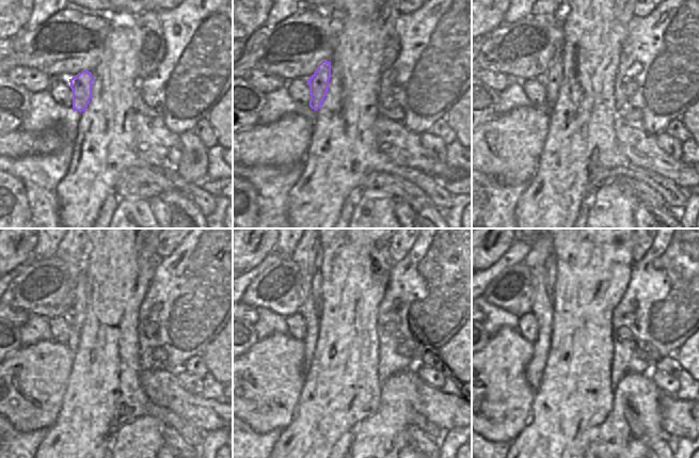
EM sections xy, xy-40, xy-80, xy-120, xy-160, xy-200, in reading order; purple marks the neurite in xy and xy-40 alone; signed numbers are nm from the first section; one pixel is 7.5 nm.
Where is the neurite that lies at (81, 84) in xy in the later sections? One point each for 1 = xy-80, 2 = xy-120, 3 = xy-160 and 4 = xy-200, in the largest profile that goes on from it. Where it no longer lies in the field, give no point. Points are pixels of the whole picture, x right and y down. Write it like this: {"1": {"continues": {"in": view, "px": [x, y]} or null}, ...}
{"1": {"continues": {"in": "xy-80", "px": [553, 78]}}, "2": {"continues": {"in": "xy-120", "px": [78, 305]}}, "3": {"continues": {"in": "xy-160", "px": [317, 280]}}, "4": {"continues": {"in": "xy-200", "px": [551, 265]}}}

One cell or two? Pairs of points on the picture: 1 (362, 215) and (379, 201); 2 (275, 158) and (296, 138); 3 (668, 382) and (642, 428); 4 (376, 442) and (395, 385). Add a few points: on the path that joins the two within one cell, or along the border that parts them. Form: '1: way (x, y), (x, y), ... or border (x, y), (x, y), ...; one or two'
1: way (366, 212), (369, 212), (376, 205); one
2: way (281, 153), (290, 143); one
3: border (649, 377), (662, 392); two
4: way (387, 428), (393, 419), (393, 399); one

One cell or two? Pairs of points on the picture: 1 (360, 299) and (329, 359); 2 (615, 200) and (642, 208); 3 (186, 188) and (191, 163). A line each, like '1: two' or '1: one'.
1: one
2: two
3: two

